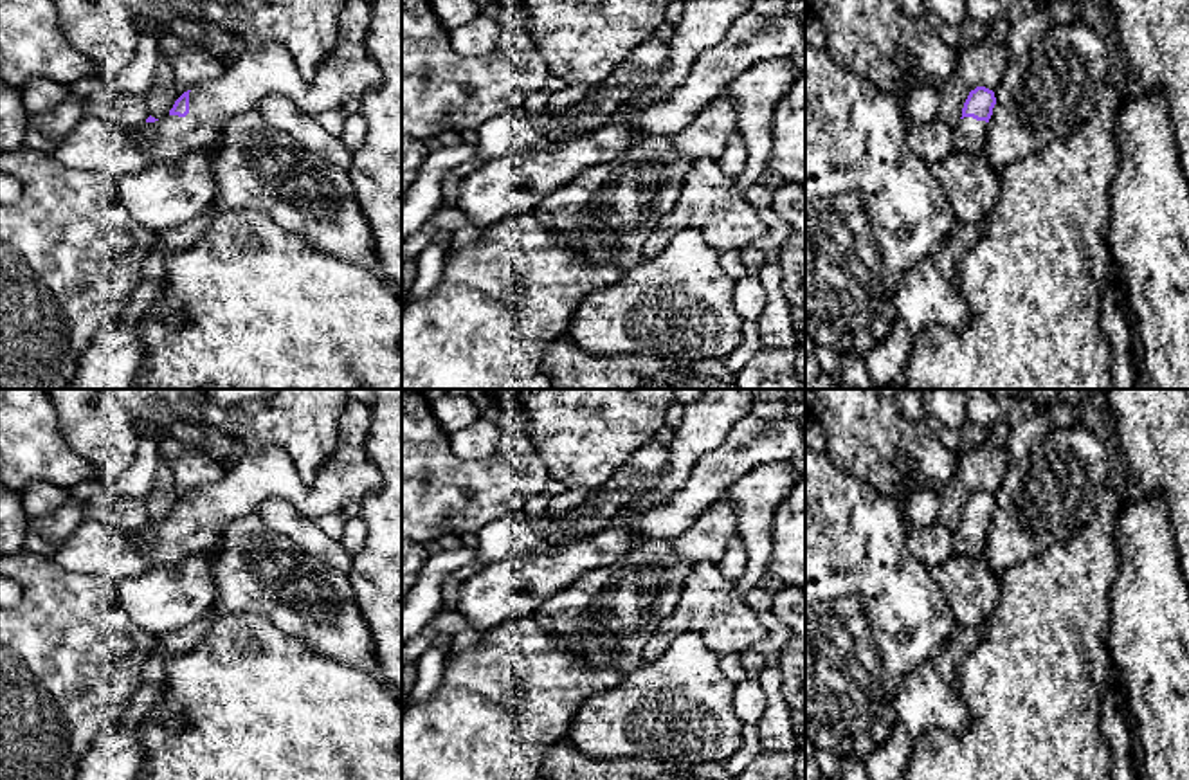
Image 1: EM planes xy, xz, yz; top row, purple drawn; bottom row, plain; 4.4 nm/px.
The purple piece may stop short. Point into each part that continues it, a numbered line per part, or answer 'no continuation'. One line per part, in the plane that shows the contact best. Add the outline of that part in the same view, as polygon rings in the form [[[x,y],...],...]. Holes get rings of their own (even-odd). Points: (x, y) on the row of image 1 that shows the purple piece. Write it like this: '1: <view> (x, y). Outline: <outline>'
1: xy (348, 72). Outline: [[[346,2],[339,16],[339,41],[319,63],[312,81],[303,79],[288,49],[279,43],[261,45],[245,50],[218,79],[191,88],[186,117],[166,115],[124,130],[137,137],[153,164],[171,164],[191,151],[211,148],[229,117],[256,110],[267,95],[285,95],[313,117],[362,99],[382,77],[368,49],[373,16],[373,2]]]

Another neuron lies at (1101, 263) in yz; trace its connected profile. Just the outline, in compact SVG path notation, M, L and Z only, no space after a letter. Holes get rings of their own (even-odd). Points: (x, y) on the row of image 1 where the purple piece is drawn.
M1104 83L1083 126L1056 139L1039 153L1012 160L1000 169L998 200L982 225L982 236L958 265L958 290L969 308L969 326L953 331L930 326L913 335L903 373L885 389L1112 389L1112 348L1099 330L1101 285L1112 285L1133 328L1131 349L1142 357L1135 317L1126 304L1119 270L1106 243L1112 214L1112 184L1121 168L1115 132L1117 110L1128 86Z

